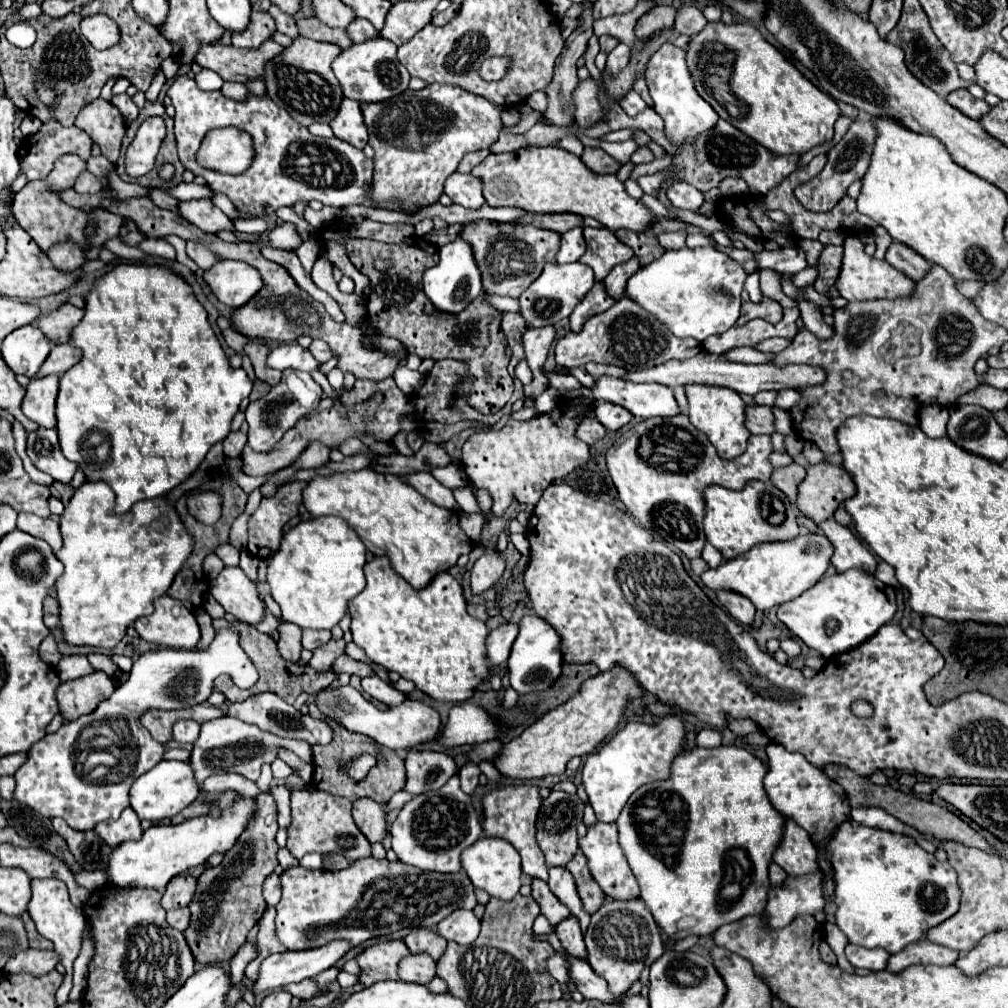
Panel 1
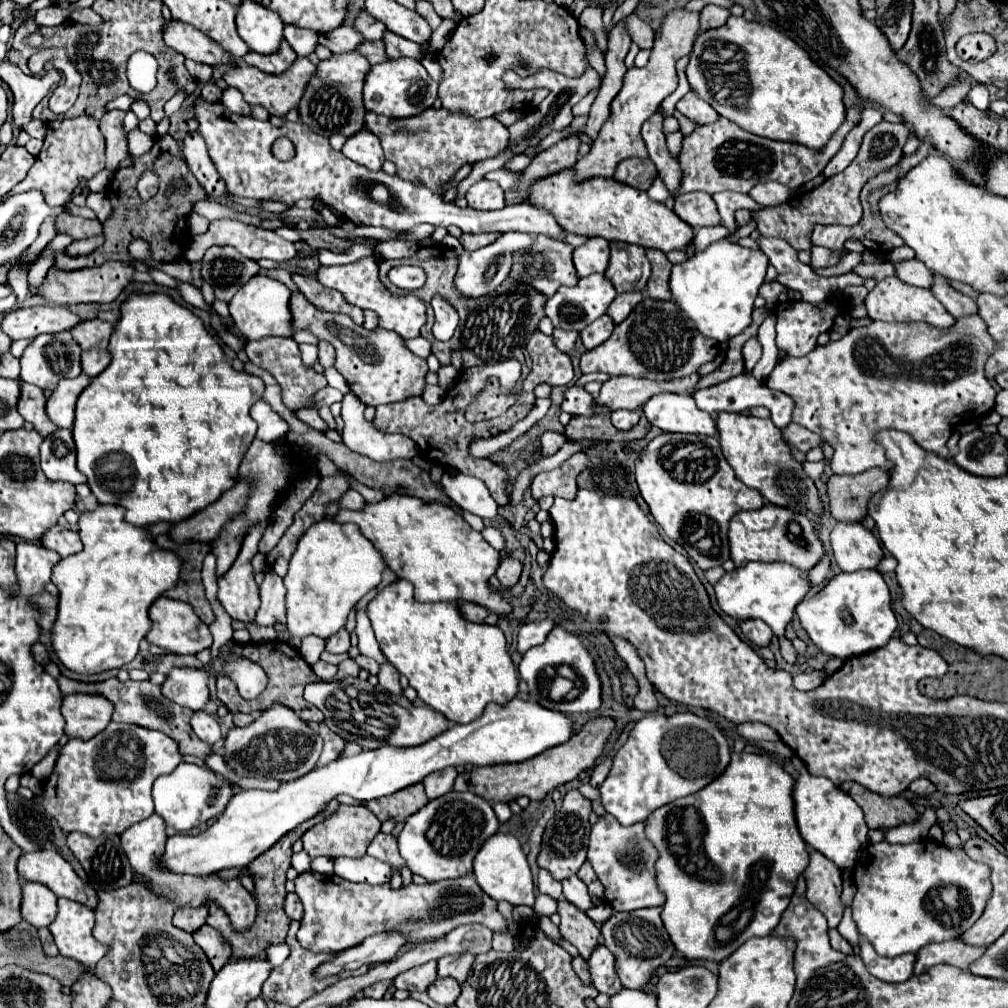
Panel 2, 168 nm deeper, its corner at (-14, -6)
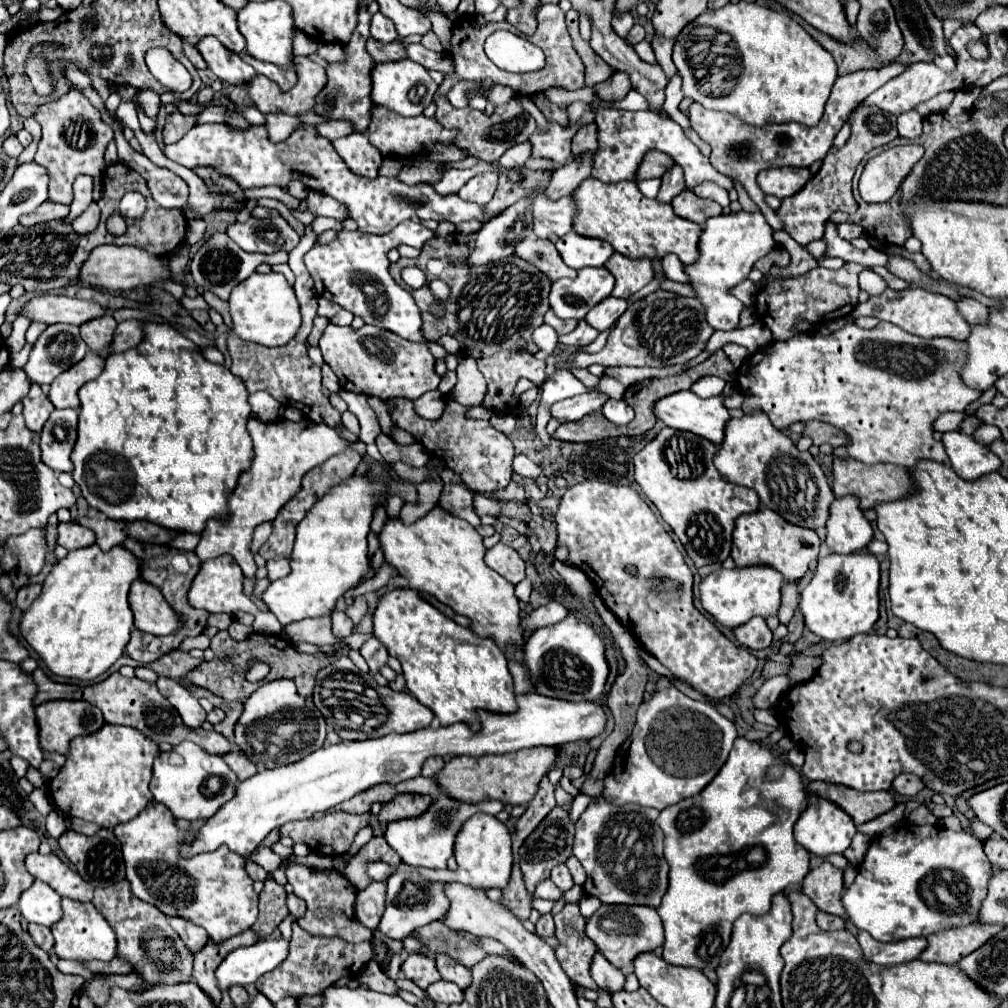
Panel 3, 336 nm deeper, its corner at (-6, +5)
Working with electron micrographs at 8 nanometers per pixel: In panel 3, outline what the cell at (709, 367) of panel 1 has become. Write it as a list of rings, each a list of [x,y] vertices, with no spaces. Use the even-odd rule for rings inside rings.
[[[586,391],[582,395],[568,397],[568,399],[562,399],[562,401],[554,403],[550,407],[550,415],[554,419],[558,419],[560,423],[570,423],[570,421],[582,419],[584,415],[590,415],[594,411],[600,411],[606,401],[608,401],[608,397],[604,393]]]

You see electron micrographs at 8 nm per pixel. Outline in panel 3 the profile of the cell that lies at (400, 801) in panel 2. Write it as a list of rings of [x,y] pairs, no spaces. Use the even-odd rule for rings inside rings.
[[[396,795],[394,801],[386,803],[378,815],[382,823],[398,821],[398,819],[412,819],[420,817],[428,811],[428,807],[434,803],[432,797],[428,795]]]

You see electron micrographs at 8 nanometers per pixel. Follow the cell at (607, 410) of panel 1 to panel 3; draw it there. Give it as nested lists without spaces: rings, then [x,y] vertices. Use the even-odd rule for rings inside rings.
[[[610,399],[602,407],[602,413],[606,415],[608,421],[612,421],[616,425],[628,425],[634,419],[634,409],[630,405],[626,405],[624,401],[614,401],[614,399]]]

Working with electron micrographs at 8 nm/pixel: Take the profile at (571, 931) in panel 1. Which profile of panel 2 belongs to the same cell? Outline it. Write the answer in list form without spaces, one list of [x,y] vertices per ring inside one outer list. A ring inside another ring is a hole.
[[[598,944],[590,958],[588,958],[588,968],[592,974],[592,984],[604,992],[604,994],[612,994],[620,990],[620,980],[616,976],[614,970],[614,956],[608,952],[608,948],[604,948],[604,944]]]

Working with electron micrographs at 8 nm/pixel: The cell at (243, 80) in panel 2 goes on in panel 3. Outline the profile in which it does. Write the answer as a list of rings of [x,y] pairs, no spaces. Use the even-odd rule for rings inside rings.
[[[296,57],[294,59],[296,63],[296,69],[298,69],[298,83],[292,91],[288,93],[280,93],[280,87],[274,83],[274,81],[268,81],[268,77],[254,77],[248,85],[246,85],[246,91],[250,95],[250,99],[254,101],[254,105],[266,115],[266,113],[288,113],[288,115],[304,115],[304,113],[310,113],[314,111],[314,105],[316,105],[316,97],[322,93],[322,89],[326,87],[328,83],[328,77],[326,77],[326,69],[320,67],[318,63],[312,63],[308,57]]]

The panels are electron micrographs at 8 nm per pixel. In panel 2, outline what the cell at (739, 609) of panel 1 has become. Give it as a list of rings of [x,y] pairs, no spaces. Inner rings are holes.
[[[754,618],[742,620],[740,628],[742,628],[744,636],[748,640],[752,640],[754,644],[758,644],[758,646],[768,646],[768,642],[772,638],[772,630],[764,620],[754,620]]]

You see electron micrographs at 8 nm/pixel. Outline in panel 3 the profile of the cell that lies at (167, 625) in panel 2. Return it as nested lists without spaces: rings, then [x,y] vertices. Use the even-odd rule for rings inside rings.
[[[136,579],[132,583],[128,601],[134,613],[136,629],[152,635],[168,635],[180,627],[180,619],[176,613],[172,613],[160,589],[146,583],[144,579]]]

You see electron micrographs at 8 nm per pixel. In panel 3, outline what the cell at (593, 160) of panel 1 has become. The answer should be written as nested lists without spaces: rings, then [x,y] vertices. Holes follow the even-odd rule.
[[[648,153],[640,165],[640,179],[652,179],[652,177],[662,177],[670,167],[674,165],[674,159],[668,157],[666,153]]]

